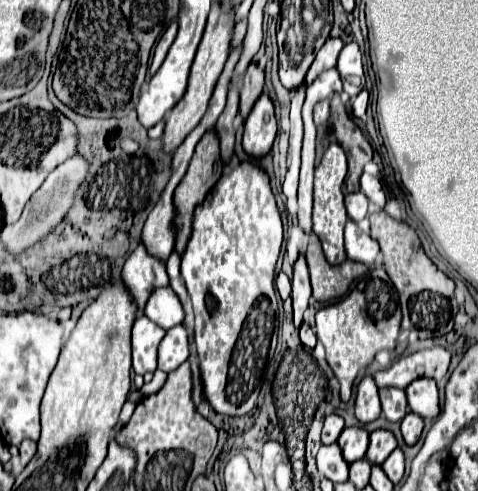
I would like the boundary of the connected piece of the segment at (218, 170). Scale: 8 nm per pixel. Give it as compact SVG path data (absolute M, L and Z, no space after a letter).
M216 129L212 131L206 131L204 137L200 139L200 143L196 145L196 151L194 151L194 157L190 161L190 167L180 183L180 187L176 189L174 193L174 205L176 205L176 227L178 227L178 233L176 233L176 251L182 253L186 243L188 243L188 235L192 231L192 213L194 213L194 207L200 205L206 197L206 193L216 185L216 181L220 179L222 175L222 159L220 159L220 141L218 141L218 133Z

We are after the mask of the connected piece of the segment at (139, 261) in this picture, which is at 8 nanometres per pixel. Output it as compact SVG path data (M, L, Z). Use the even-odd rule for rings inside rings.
M142 241L126 259L124 269L122 269L122 279L128 291L134 295L140 313L148 301L148 295L156 287L166 287L170 283L168 273L166 273L166 263L150 255Z

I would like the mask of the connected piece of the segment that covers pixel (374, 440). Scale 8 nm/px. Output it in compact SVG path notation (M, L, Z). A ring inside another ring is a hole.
M378 429L370 433L370 447L368 447L366 457L370 463L382 465L394 447L396 447L396 437L392 435L392 431Z

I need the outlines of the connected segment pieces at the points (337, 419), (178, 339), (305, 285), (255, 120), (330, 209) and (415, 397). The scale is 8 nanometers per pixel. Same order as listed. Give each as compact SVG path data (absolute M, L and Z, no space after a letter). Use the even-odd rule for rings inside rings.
M336 413L332 415L326 415L326 421L324 421L324 429L322 429L322 443L324 445L330 445L330 443L336 443L338 435L342 433L344 429L344 419Z
M176 325L168 329L166 337L160 343L158 369L170 373L176 367L180 367L180 363L184 363L186 359L188 359L188 331L186 325Z
M300 257L294 265L294 277L292 277L292 301L294 301L294 327L298 329L302 325L302 315L308 309L310 299L310 277L306 259Z
M264 91L260 99L254 103L252 111L248 113L248 119L244 121L244 151L252 157L264 157L272 141L276 137L276 117L274 117L274 105Z
M332 143L326 153L322 155L320 165L316 167L314 173L314 233L320 237L324 253L328 263L338 265L346 261L346 251L344 251L344 223L348 221L346 209L344 209L344 195L340 191L342 181L346 177L346 153L338 143Z
M416 379L406 389L408 405L420 417L436 417L440 413L438 387L434 379Z

